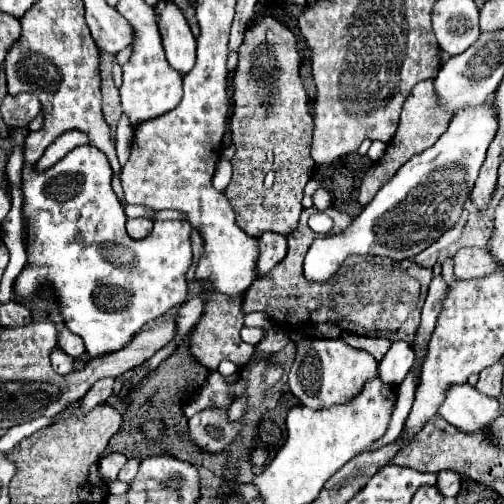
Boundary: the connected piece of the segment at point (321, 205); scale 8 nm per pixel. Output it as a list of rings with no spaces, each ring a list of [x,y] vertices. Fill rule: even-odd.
[[[322,186],[314,192],[312,200],[314,200],[314,208],[316,208],[316,210],[320,210],[320,212],[324,212],[326,208],[330,208],[330,194],[328,194]]]

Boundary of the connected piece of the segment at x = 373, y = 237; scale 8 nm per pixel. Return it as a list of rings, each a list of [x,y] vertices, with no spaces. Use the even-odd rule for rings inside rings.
[[[494,102],[480,104],[478,108],[460,108],[438,142],[410,158],[344,232],[312,242],[304,258],[304,278],[314,284],[326,284],[350,256],[368,256],[376,250],[376,256],[402,262],[434,244],[458,222],[496,130],[498,114]]]

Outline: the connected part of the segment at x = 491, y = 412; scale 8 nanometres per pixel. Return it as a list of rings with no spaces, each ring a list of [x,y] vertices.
[[[462,384],[448,390],[438,414],[462,432],[474,434],[500,416],[500,404],[496,398],[478,394],[470,384]]]

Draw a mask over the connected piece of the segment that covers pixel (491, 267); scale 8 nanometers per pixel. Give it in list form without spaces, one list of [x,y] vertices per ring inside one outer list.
[[[460,248],[452,260],[458,280],[482,278],[490,272],[502,270],[502,264],[498,264],[498,260],[494,260],[494,256],[490,256],[490,250],[486,248]]]

